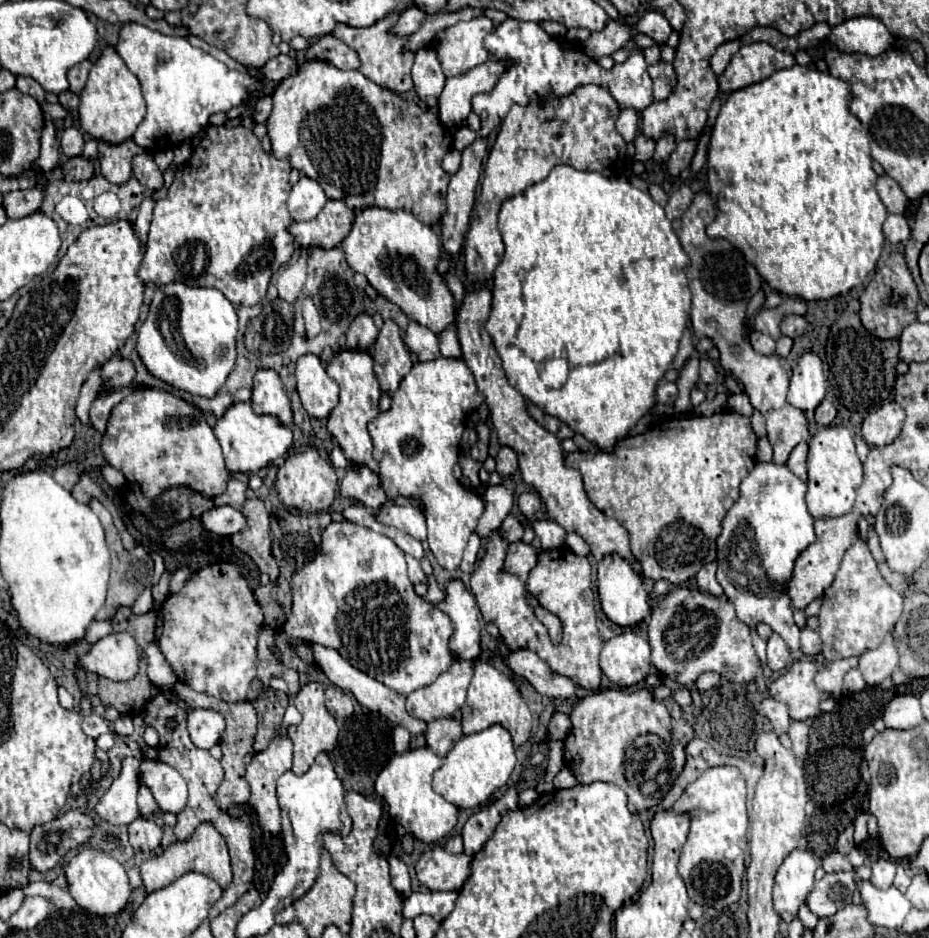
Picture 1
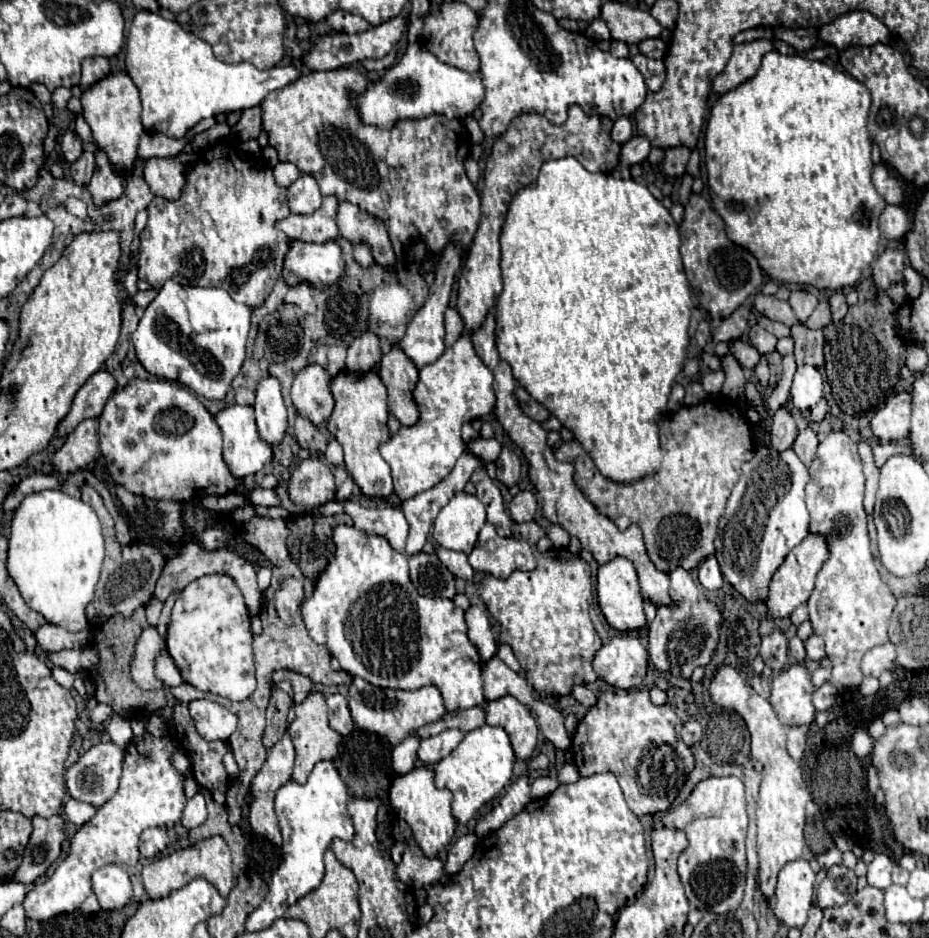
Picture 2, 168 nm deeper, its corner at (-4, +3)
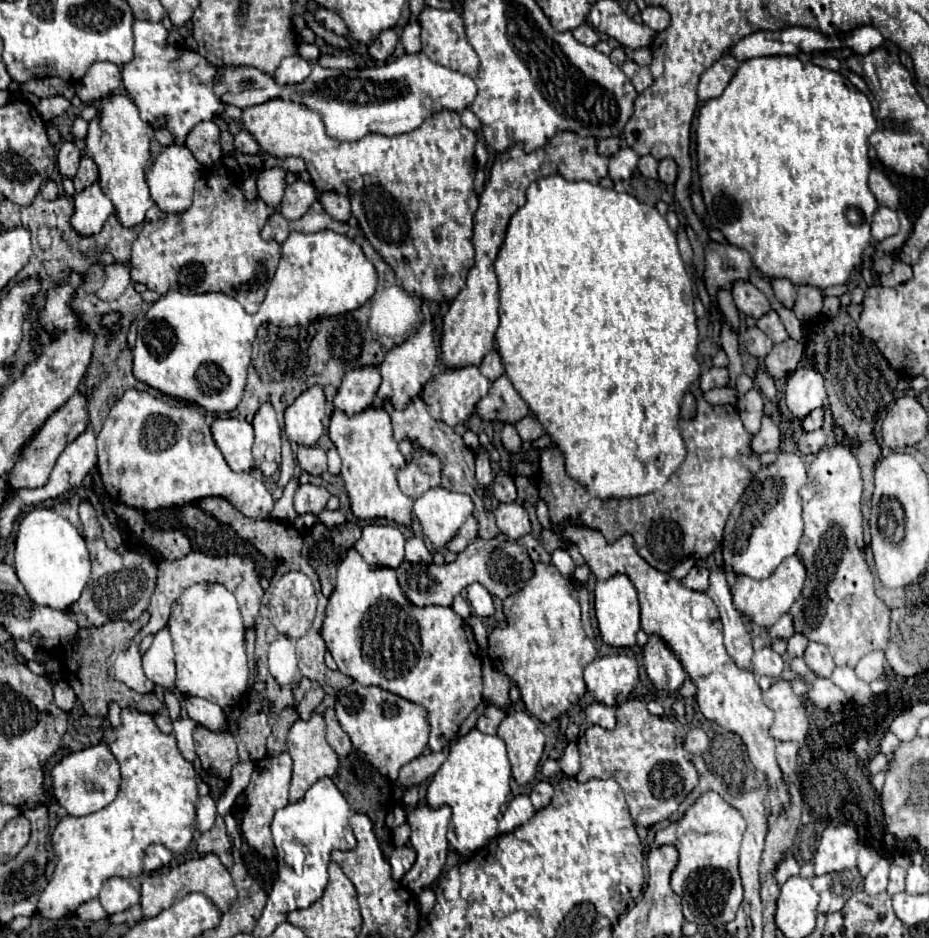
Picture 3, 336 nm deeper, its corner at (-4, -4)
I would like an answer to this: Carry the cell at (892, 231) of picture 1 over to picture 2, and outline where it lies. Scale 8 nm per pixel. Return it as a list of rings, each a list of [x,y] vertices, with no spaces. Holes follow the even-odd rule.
[[[887,205],[879,217],[879,229],[887,239],[903,239],[909,231],[911,223],[903,207]]]

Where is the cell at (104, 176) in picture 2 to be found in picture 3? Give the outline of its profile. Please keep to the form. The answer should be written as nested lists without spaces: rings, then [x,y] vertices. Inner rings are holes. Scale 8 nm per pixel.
[[[93,182],[89,188],[75,194],[75,214],[71,218],[71,226],[83,236],[97,234],[113,210],[113,202],[105,196],[99,182]]]

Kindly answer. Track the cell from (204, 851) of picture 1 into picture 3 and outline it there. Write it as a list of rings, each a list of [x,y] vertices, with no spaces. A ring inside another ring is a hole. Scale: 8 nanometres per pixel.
[[[205,854],[193,860],[187,860],[183,864],[179,864],[177,868],[171,868],[167,874],[151,874],[147,878],[143,878],[143,886],[141,886],[141,906],[143,906],[143,916],[151,918],[157,916],[161,910],[169,908],[171,904],[175,904],[177,900],[181,900],[185,894],[191,892],[201,892],[207,898],[213,900],[213,904],[221,910],[227,912],[233,904],[233,900],[237,898],[231,874],[227,872],[227,868],[221,864],[221,860],[213,854]]]

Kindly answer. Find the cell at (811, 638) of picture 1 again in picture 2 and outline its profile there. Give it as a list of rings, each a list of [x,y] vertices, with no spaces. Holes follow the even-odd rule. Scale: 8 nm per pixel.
[[[811,635],[805,641],[805,649],[807,649],[807,659],[809,661],[825,659],[825,645],[823,645],[823,639],[819,635]]]

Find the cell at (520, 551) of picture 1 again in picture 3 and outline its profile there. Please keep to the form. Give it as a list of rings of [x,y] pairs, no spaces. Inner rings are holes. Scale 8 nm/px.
[[[475,538],[467,550],[463,550],[453,564],[411,564],[407,560],[401,562],[397,568],[397,578],[401,584],[401,590],[415,606],[451,606],[453,598],[467,588],[473,582],[483,584],[493,596],[505,598],[509,594],[515,594],[523,588],[525,580],[533,576],[533,562],[523,546],[519,546],[513,540],[483,540]]]

